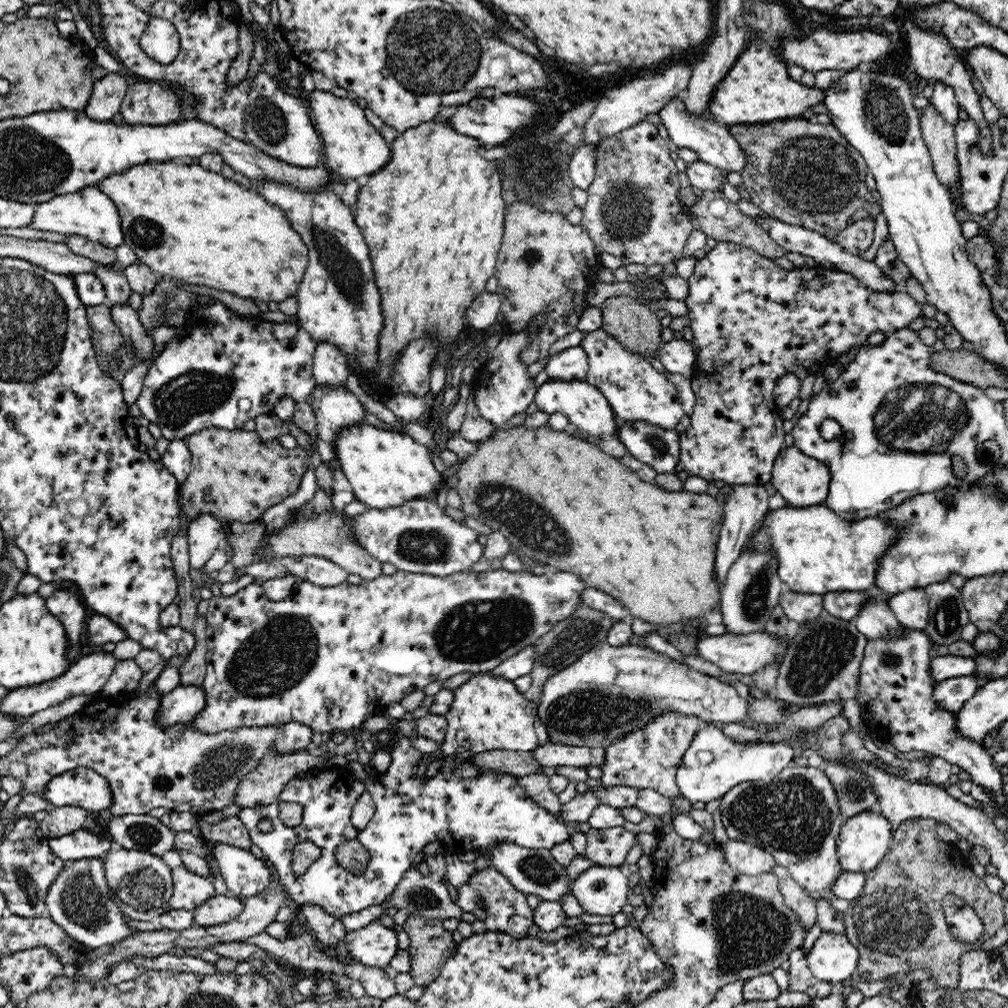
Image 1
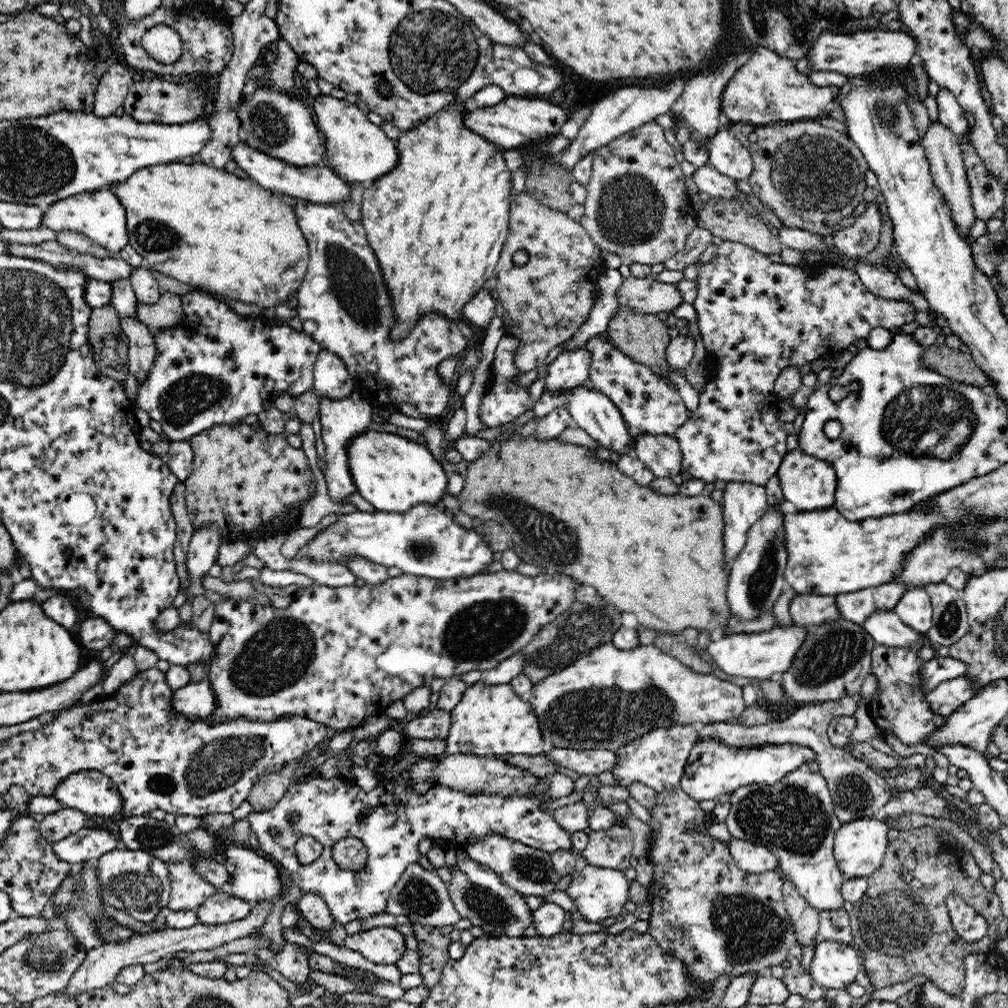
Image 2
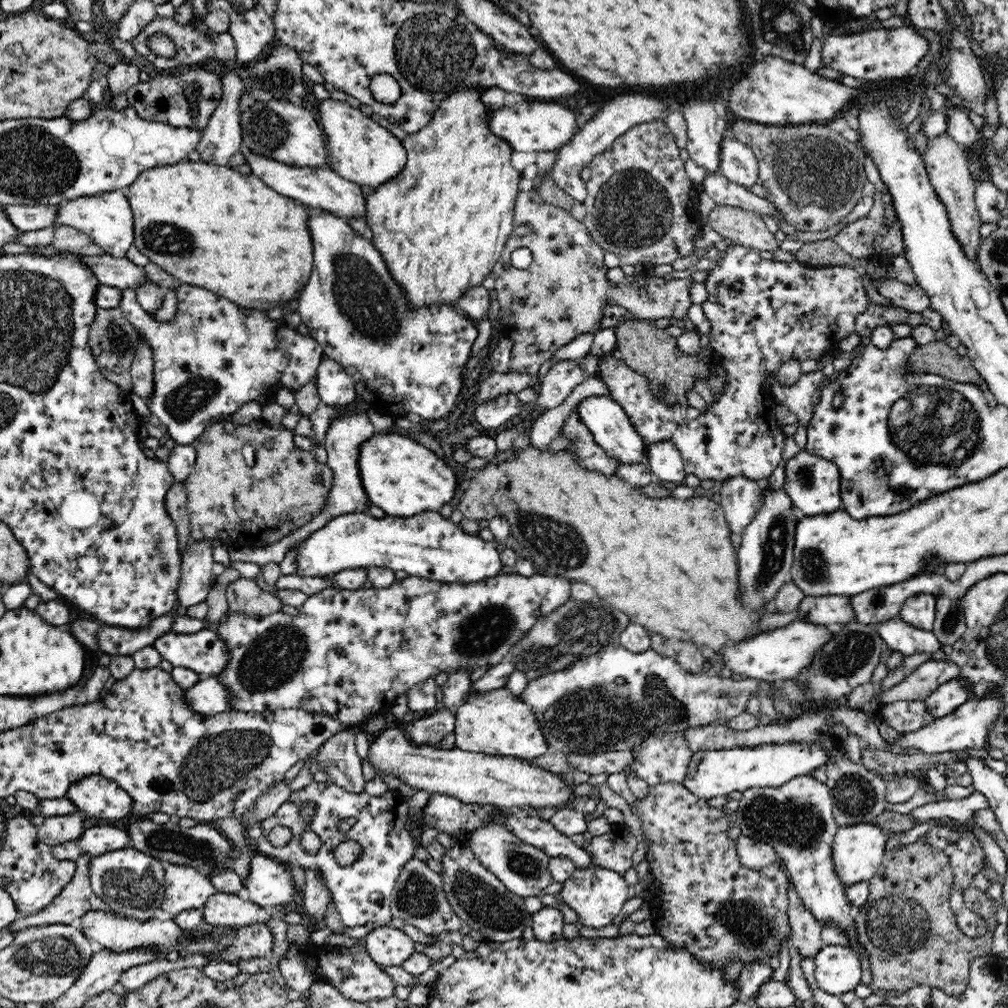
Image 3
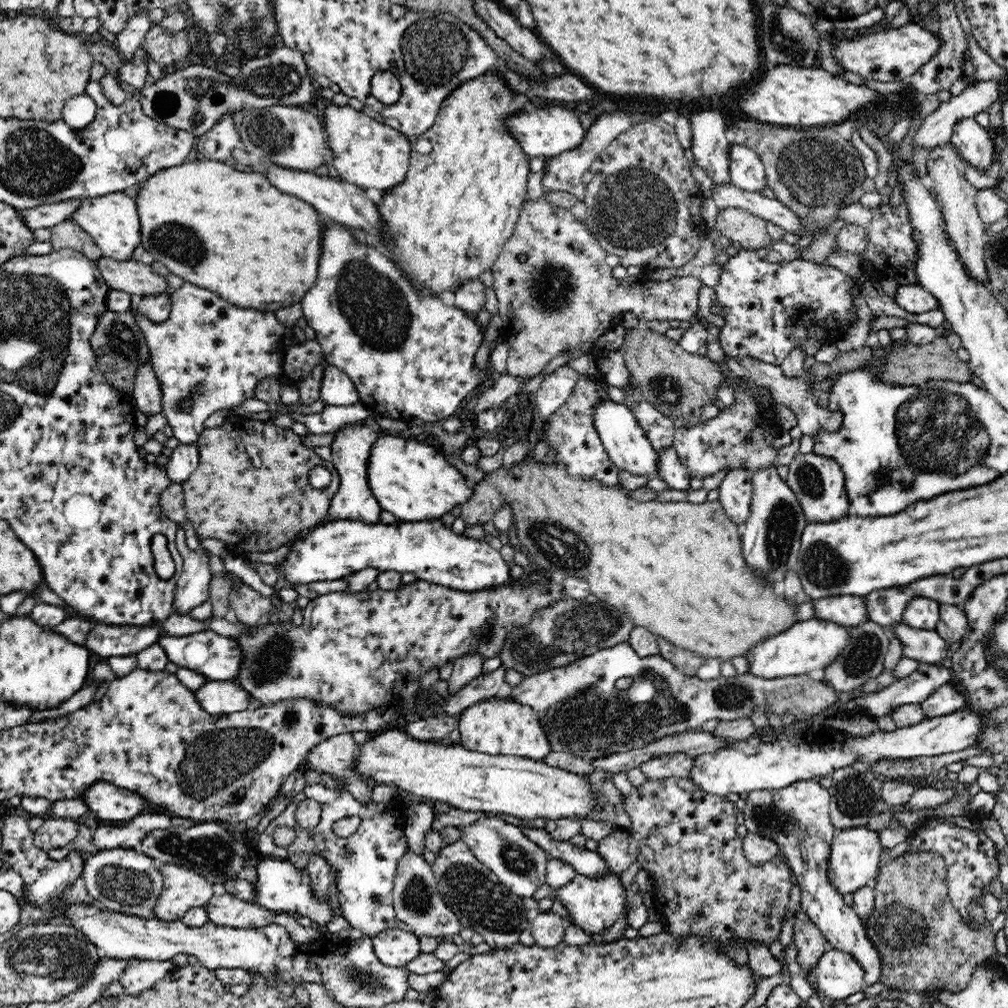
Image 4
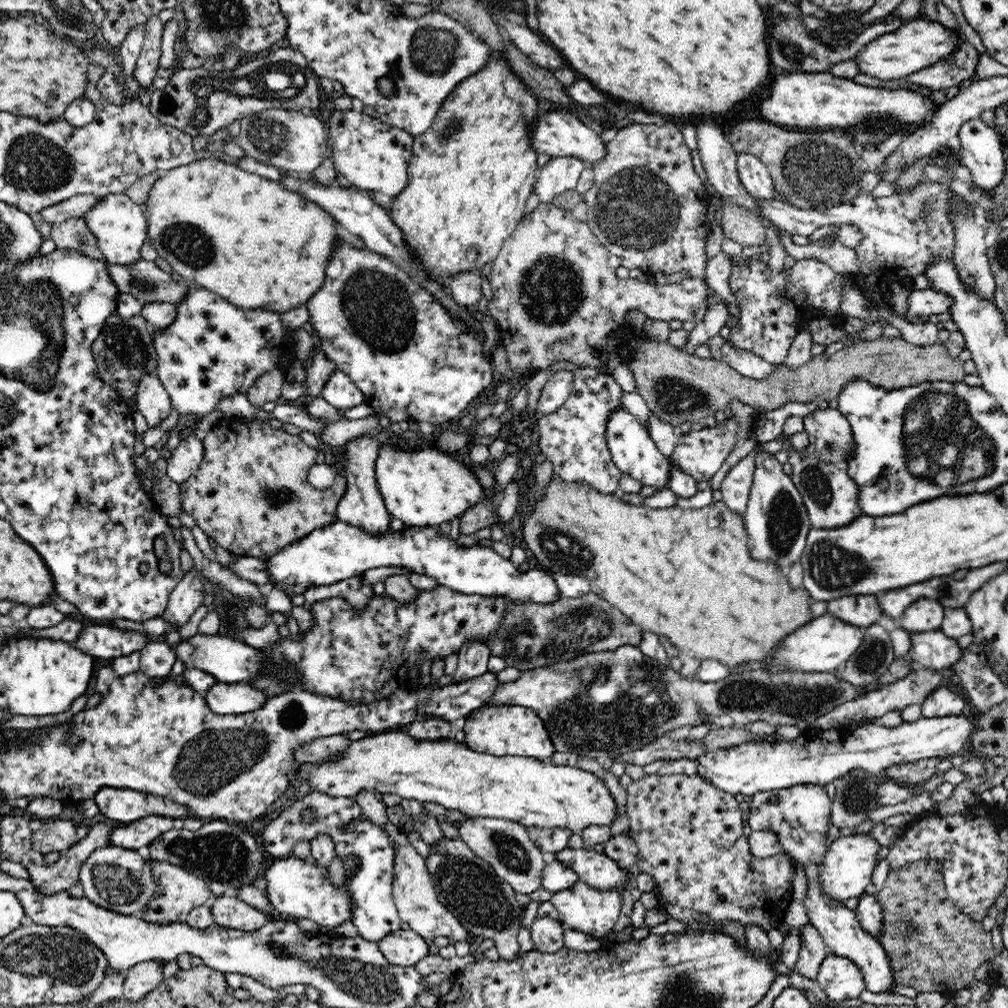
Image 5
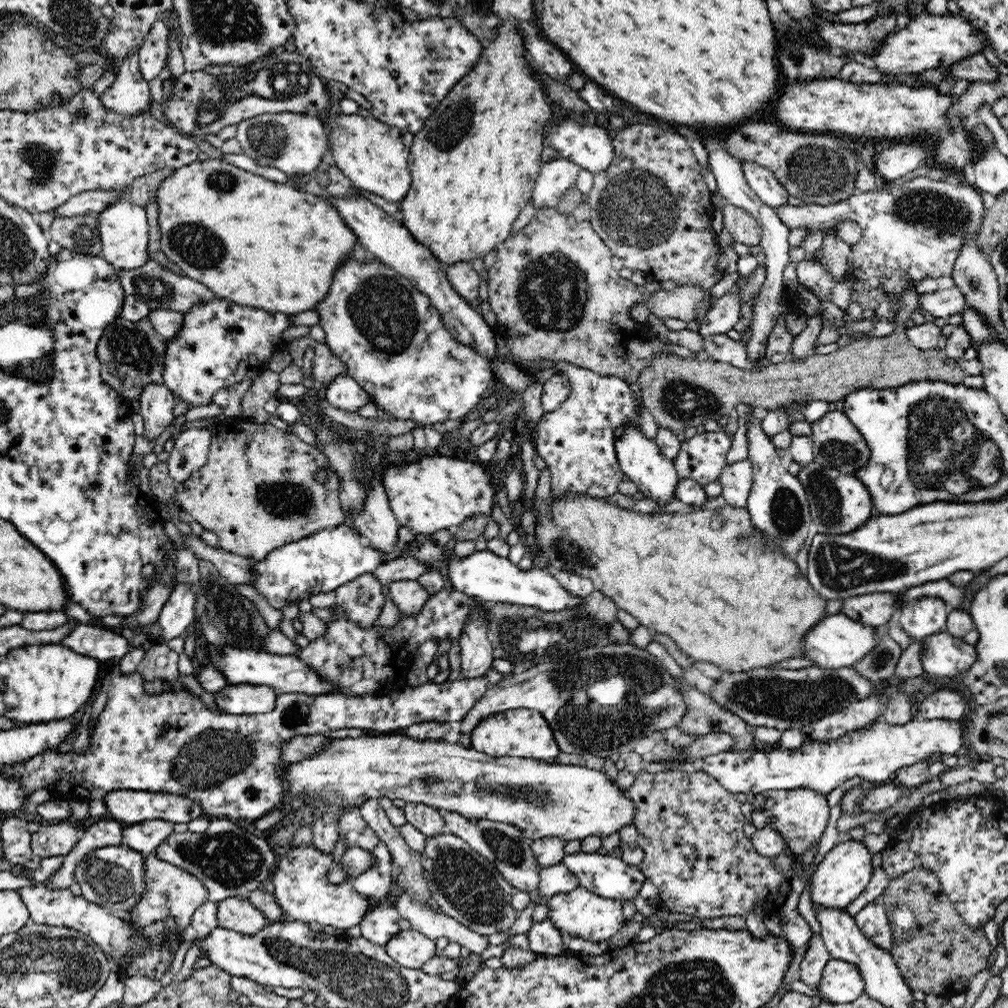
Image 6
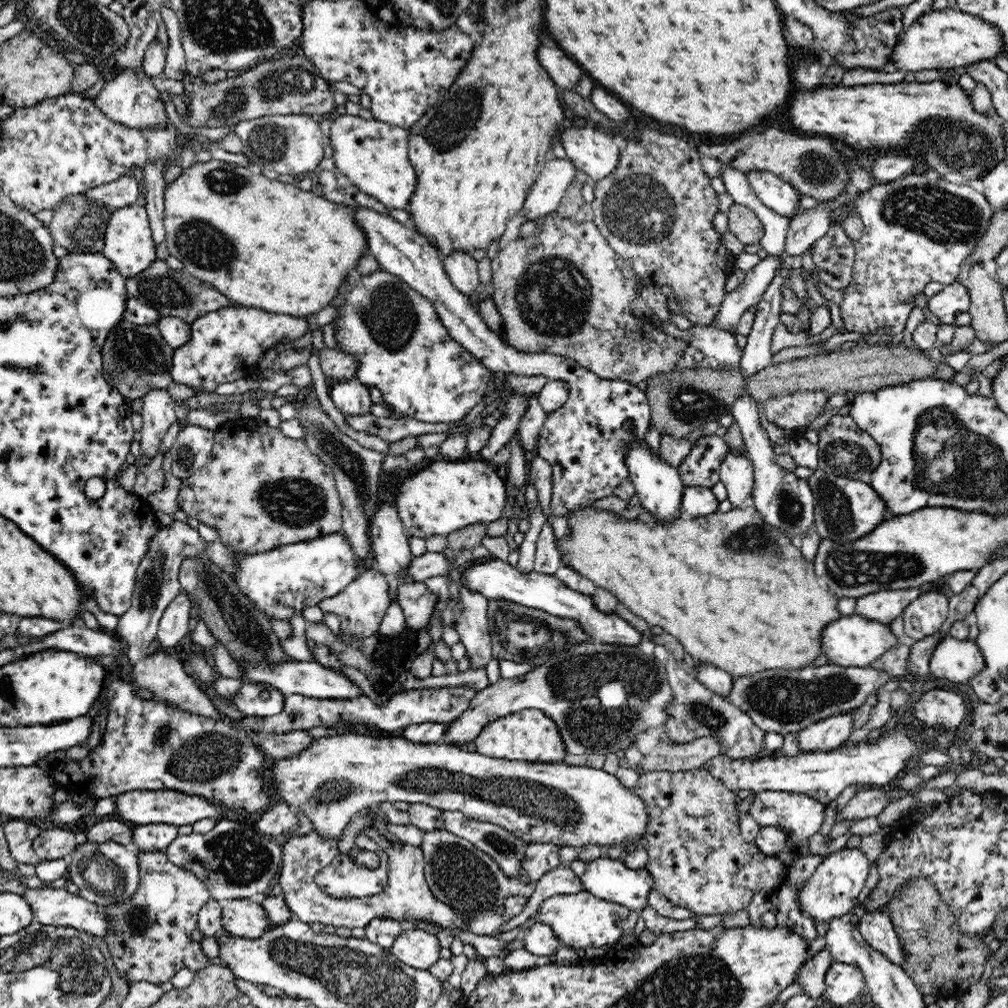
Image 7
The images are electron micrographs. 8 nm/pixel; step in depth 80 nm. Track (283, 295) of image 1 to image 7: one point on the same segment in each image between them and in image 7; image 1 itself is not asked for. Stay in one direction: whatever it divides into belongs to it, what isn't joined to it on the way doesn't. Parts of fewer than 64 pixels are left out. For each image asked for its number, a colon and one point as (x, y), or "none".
2: (202, 226)
3: (209, 226)
4: (258, 248)
5: (236, 234)
6: (274, 246)
7: (262, 243)

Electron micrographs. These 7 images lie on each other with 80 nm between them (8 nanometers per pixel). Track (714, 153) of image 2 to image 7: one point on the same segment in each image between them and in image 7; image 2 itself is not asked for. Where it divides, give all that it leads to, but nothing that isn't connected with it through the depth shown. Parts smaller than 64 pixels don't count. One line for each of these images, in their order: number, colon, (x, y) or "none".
3: (738, 163)
4: (746, 170)
5: (754, 176)
6: (761, 181)
7: (780, 197)

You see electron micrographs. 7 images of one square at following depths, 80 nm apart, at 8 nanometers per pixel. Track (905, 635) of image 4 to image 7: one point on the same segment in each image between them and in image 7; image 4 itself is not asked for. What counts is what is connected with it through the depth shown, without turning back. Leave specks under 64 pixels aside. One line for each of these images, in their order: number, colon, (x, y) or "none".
5: (933, 650)
6: (944, 655)
7: (958, 661)

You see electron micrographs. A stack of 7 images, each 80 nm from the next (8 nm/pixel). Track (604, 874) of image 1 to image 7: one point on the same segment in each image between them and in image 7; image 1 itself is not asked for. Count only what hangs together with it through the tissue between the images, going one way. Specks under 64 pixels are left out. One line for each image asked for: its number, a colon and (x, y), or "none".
2: (598, 892)
3: (597, 894)
4: (594, 904)
5: (582, 907)
6: (580, 912)
7: (581, 920)

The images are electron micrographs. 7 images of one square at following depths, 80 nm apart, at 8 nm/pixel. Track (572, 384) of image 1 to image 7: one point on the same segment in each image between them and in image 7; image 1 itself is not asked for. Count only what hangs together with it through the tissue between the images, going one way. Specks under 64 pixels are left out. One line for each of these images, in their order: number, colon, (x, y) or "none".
2: (592, 410)
3: (611, 428)
4: (625, 443)
5: (632, 449)
6: (640, 459)
7: (658, 485)

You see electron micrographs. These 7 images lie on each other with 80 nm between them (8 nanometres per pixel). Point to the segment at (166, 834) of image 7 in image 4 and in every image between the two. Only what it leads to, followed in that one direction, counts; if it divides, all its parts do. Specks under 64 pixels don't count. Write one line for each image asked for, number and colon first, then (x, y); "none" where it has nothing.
4: (104, 837)
5: (139, 833)
6: (144, 837)

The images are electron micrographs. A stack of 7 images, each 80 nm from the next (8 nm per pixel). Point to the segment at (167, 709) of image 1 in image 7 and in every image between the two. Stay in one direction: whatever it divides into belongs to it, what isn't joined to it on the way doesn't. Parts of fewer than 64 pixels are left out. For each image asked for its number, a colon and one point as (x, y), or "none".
2: (196, 700)
3: (208, 697)
4: (216, 697)
5: (238, 698)
6: (241, 699)
7: (259, 699)

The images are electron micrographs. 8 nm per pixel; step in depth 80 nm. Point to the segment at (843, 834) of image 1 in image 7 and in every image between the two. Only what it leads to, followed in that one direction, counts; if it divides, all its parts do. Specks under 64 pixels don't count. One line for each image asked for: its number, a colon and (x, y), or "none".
2: (859, 846)
3: (858, 850)
4: (855, 853)
5: (848, 864)
6: (844, 872)
7: (831, 891)

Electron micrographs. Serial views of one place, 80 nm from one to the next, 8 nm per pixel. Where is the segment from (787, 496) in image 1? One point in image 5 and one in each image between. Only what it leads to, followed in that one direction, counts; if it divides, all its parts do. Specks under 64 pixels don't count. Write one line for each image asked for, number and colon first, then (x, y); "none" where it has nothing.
2: (809, 483)
3: (813, 484)
4: (818, 482)
5: (830, 496)

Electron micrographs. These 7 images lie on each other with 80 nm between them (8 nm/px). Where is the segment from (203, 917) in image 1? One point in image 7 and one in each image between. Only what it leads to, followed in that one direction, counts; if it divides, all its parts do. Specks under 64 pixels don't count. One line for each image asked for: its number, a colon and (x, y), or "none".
2: (222, 907)
3: (222, 909)
4: (225, 910)
5: (231, 912)
6: (234, 913)
7: (246, 918)

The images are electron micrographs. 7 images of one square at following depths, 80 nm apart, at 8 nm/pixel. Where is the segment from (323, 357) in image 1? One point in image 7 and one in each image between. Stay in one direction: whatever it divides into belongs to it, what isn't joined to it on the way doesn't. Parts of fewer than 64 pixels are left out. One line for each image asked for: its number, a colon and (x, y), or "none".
2: (331, 377)
3: (335, 386)
4: (337, 388)
5: (340, 391)
6: (343, 392)
7: (351, 397)

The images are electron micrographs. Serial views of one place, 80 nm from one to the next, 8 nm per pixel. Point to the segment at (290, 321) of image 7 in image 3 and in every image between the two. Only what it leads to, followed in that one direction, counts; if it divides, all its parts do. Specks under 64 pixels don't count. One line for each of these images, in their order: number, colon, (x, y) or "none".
3: (213, 357)
4: (209, 355)
5: (212, 349)
6: (220, 343)

